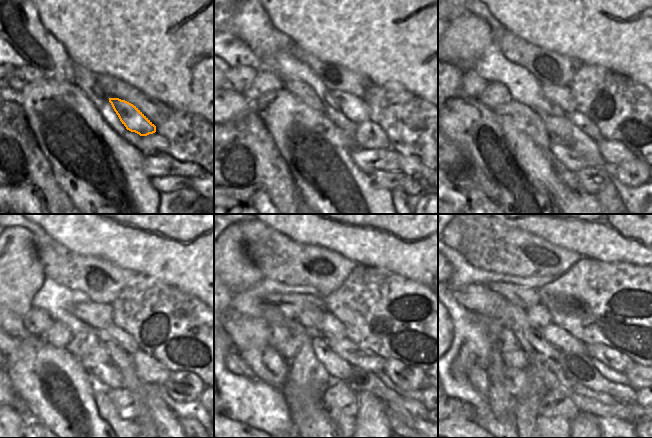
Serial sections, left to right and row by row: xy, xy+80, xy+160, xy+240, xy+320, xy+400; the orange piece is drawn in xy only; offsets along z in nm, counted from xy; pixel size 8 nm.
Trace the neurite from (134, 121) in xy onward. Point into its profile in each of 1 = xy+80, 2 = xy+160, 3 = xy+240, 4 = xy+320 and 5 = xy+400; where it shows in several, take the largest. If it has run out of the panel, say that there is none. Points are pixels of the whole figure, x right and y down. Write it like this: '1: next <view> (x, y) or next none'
1: next xy+80 (354, 108)
2: next xy+160 (561, 96)
3: next xy+240 (101, 316)
4: next xy+320 (307, 311)
5: next xy+400 (481, 299)

